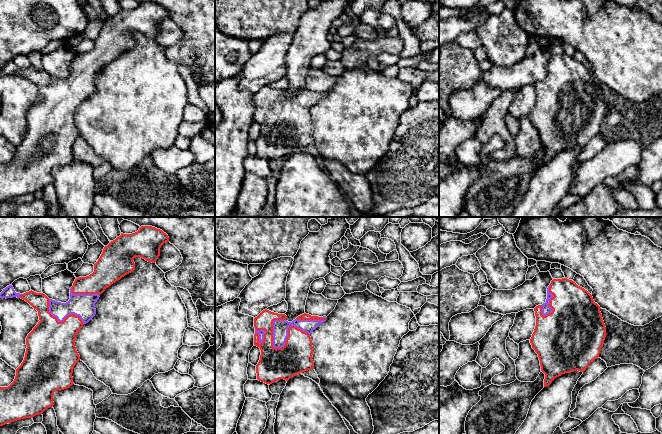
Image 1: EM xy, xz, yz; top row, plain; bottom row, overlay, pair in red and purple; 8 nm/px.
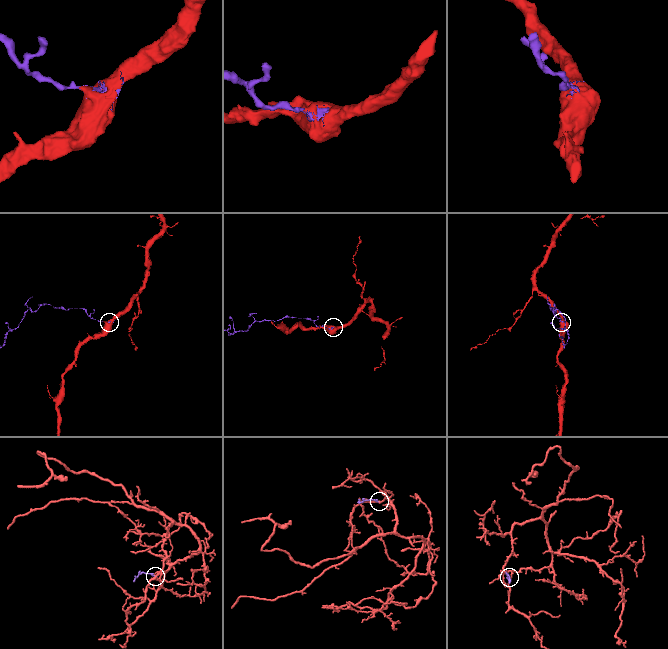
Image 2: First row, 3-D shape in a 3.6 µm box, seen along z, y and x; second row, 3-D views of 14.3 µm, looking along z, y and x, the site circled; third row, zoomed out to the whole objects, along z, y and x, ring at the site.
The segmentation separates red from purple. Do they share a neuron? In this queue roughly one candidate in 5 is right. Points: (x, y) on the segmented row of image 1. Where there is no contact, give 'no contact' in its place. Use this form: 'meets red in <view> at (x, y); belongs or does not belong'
meets red in xz at (285, 343); belongs

